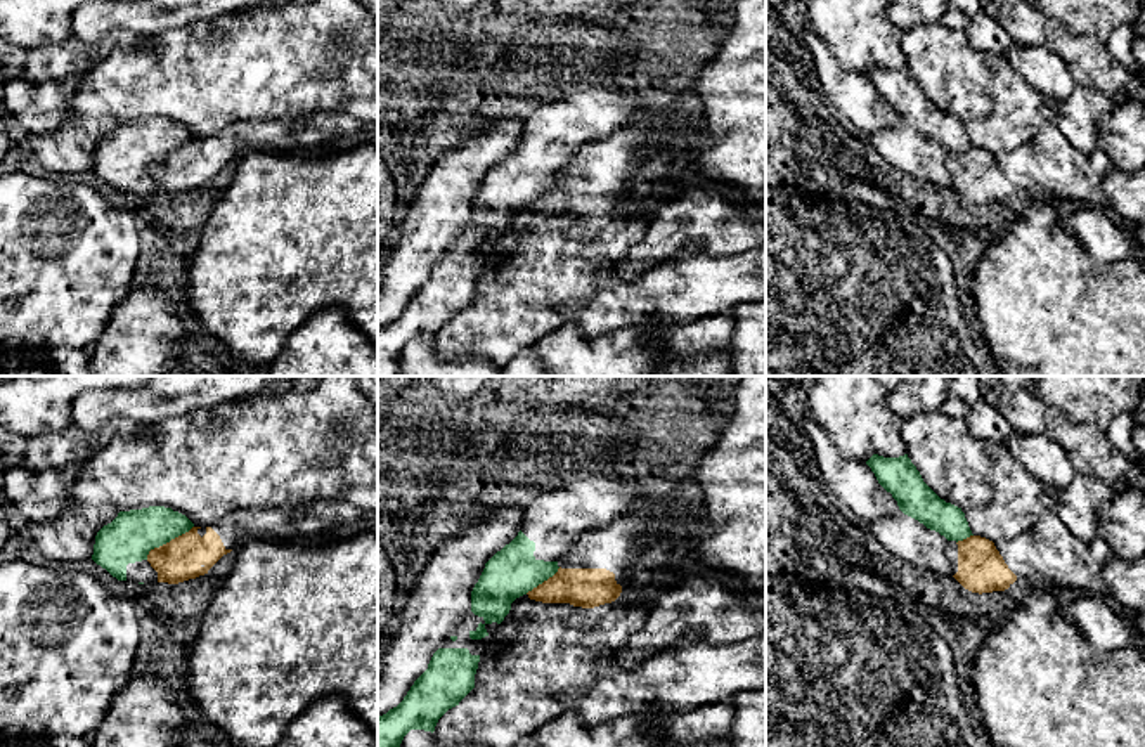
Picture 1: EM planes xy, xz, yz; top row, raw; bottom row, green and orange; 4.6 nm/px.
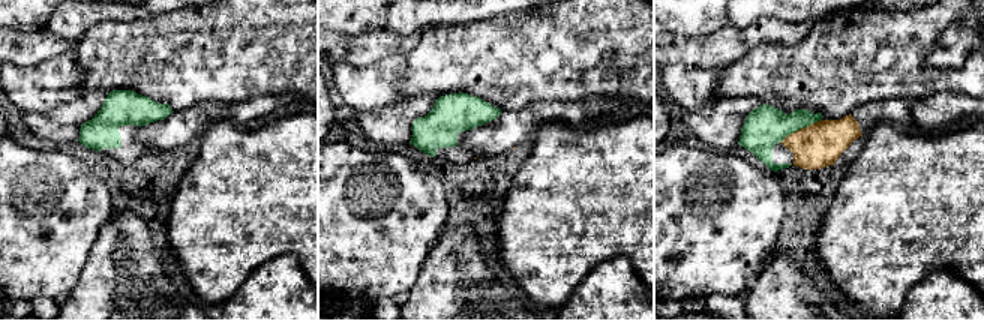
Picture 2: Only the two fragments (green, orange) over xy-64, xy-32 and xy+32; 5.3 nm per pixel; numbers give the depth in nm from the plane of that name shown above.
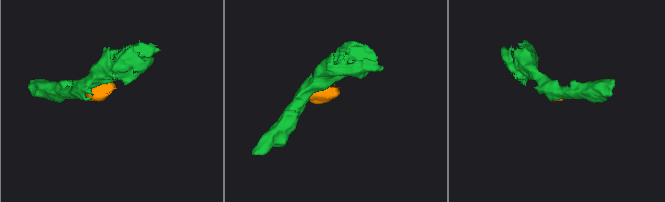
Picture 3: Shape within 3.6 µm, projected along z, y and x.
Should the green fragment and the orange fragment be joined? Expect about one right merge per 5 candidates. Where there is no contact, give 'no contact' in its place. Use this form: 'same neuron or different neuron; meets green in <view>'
different neuron; meets green in xy

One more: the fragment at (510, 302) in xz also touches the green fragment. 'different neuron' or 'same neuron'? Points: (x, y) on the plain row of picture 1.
different neuron

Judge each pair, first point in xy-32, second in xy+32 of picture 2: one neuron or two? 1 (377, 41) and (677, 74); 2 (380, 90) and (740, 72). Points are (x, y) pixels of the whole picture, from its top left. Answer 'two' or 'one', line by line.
1: two
2: two

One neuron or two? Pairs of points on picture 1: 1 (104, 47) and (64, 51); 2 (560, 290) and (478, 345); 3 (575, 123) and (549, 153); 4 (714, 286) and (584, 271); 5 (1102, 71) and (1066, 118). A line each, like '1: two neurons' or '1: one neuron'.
1: one neuron
2: one neuron
3: one neuron
4: two neurons
5: two neurons

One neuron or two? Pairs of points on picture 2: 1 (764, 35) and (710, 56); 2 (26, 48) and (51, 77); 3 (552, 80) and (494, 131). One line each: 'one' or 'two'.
1: one
2: two
3: two

